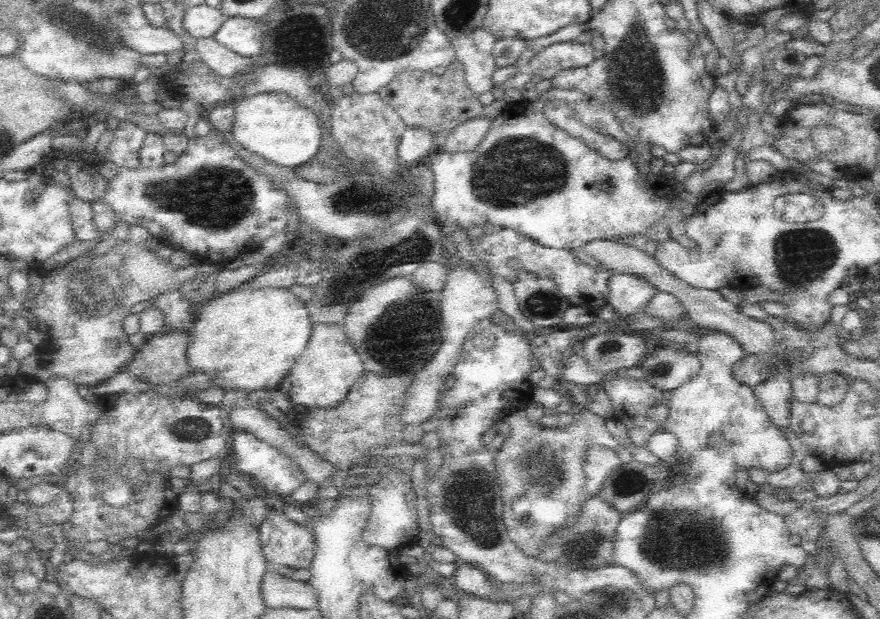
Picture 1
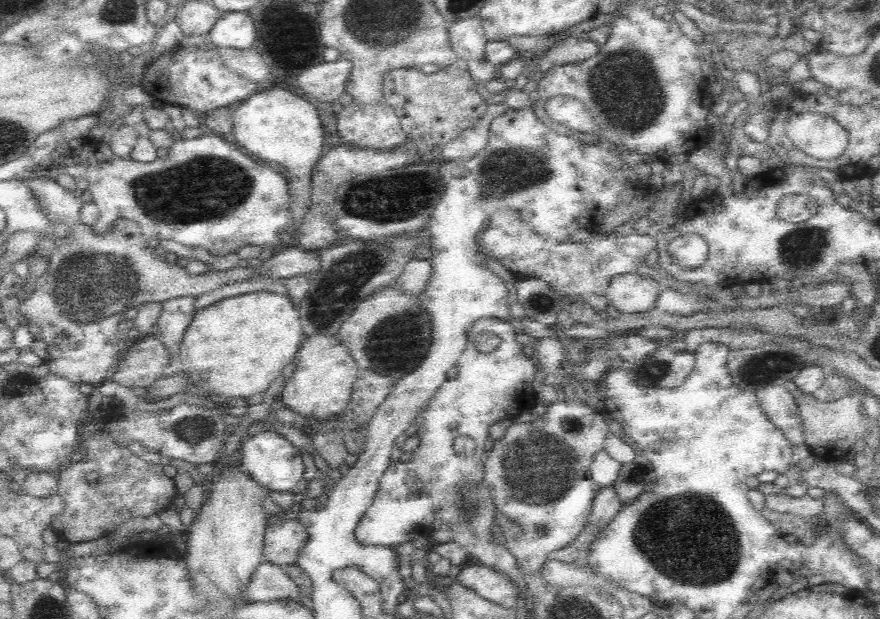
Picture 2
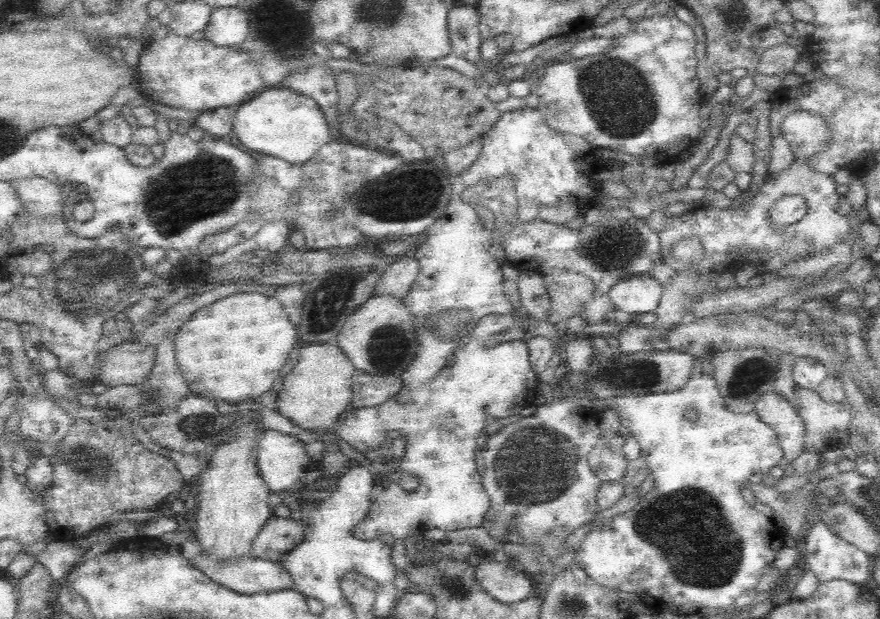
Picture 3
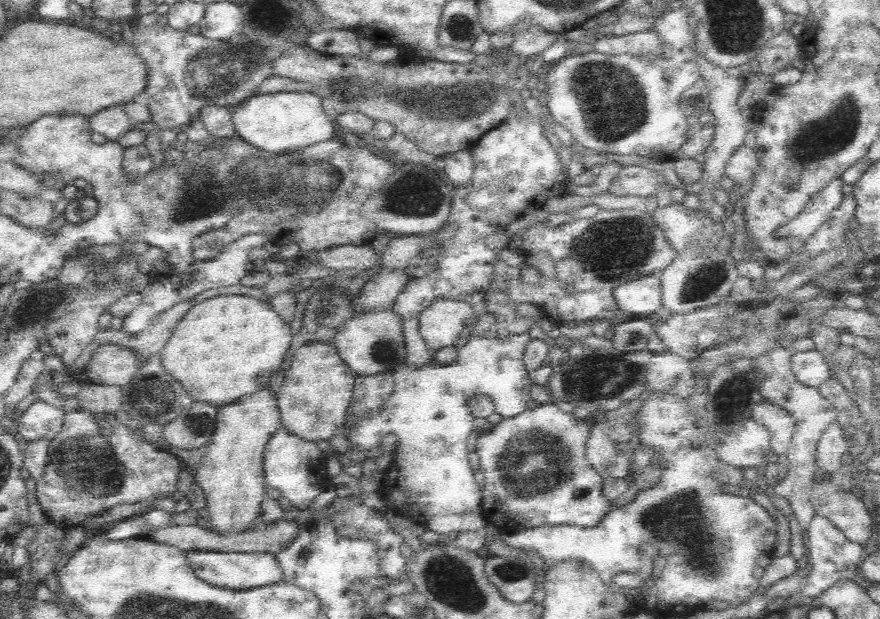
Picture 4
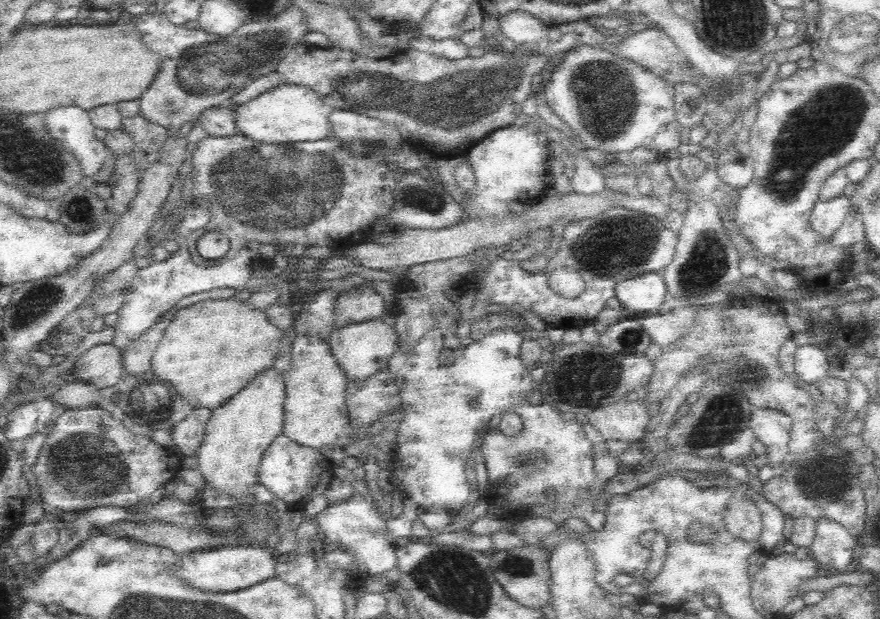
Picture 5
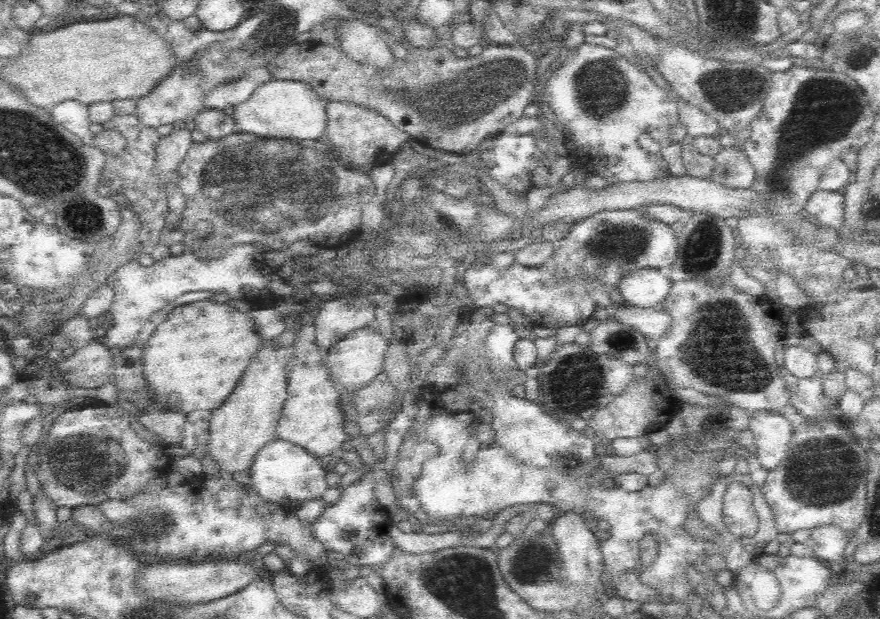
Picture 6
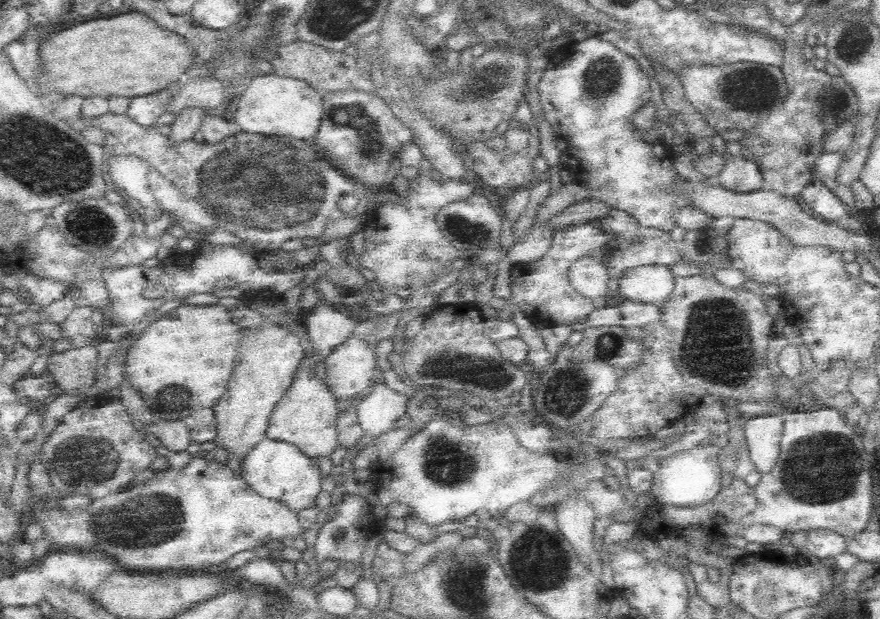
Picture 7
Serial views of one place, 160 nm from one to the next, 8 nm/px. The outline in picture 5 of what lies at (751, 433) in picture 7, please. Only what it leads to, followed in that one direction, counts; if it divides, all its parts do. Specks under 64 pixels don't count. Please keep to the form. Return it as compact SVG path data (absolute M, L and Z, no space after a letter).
M753 409L749 427L754 436L766 445L767 464L778 471L788 455L788 441L792 439L792 418L775 409Z

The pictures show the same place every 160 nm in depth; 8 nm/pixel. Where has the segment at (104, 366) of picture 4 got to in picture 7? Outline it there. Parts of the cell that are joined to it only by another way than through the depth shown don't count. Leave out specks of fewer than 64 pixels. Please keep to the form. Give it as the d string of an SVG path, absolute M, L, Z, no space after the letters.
M94 346L73 348L64 351L54 350L47 362L47 369L60 391L83 391L90 388L99 372L98 352Z

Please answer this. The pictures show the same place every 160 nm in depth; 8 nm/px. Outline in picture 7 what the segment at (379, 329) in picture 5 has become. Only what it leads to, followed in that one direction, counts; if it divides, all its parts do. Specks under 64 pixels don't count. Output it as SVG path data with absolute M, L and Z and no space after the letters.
M351 337L323 361L326 387L337 401L362 396L374 384L375 370L380 362L377 348Z

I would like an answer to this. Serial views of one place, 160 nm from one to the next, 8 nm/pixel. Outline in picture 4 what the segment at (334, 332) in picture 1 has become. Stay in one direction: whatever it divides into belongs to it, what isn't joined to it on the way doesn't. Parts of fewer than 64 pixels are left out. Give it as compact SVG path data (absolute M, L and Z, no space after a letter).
M312 342L299 347L285 374L286 380L276 392L281 426L285 431L316 442L329 441L336 434L345 433L347 410L357 375L349 370L333 344Z

